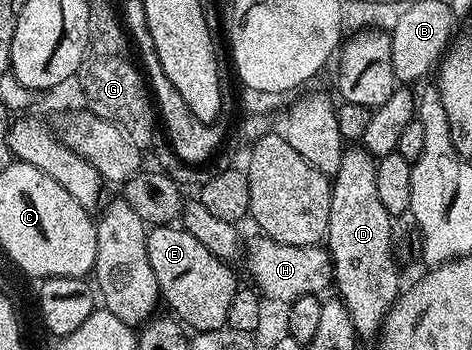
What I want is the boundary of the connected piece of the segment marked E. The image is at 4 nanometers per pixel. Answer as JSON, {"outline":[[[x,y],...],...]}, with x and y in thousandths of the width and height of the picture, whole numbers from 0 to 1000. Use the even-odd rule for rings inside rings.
{"outline":[[[375,640],[328,646],[314,660],[311,743],[320,743],[320,769],[328,774],[328,800],[337,800],[341,863],[358,871],[369,886],[360,889],[403,946],[479,940],[481,891],[489,891],[489,857],[498,857],[498,834],[506,826],[506,806],[494,786],[494,760],[483,746],[458,737],[422,686]]]}

